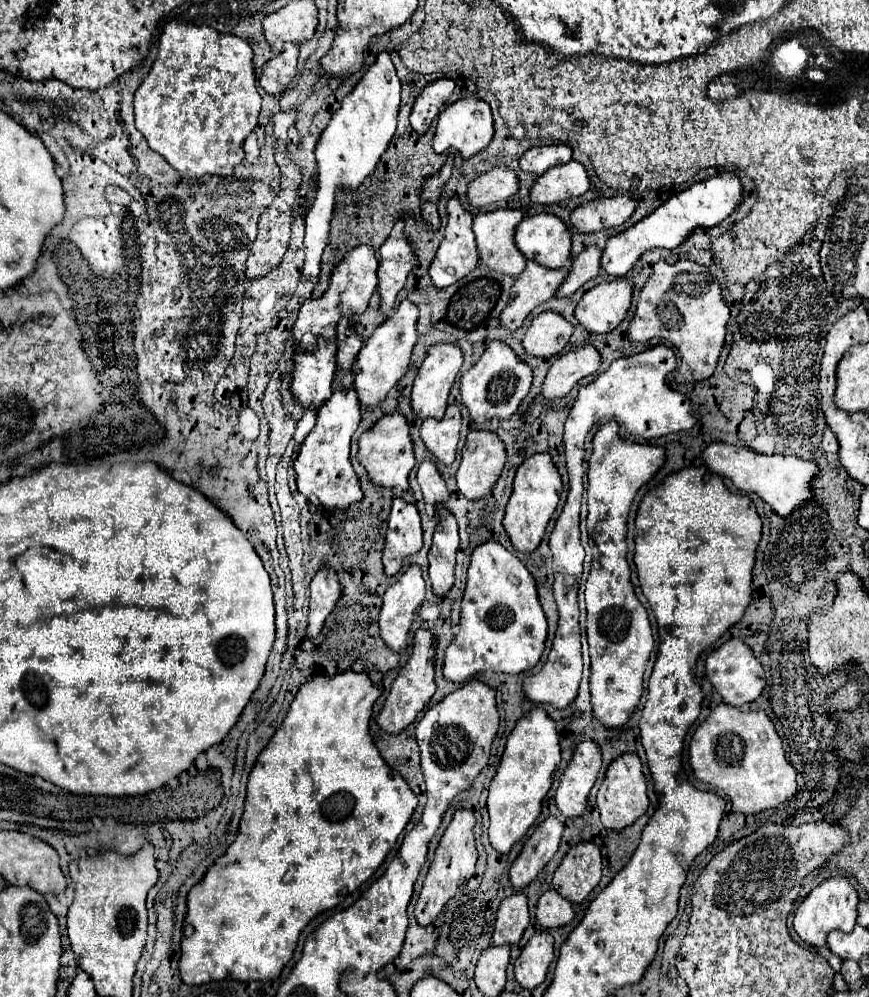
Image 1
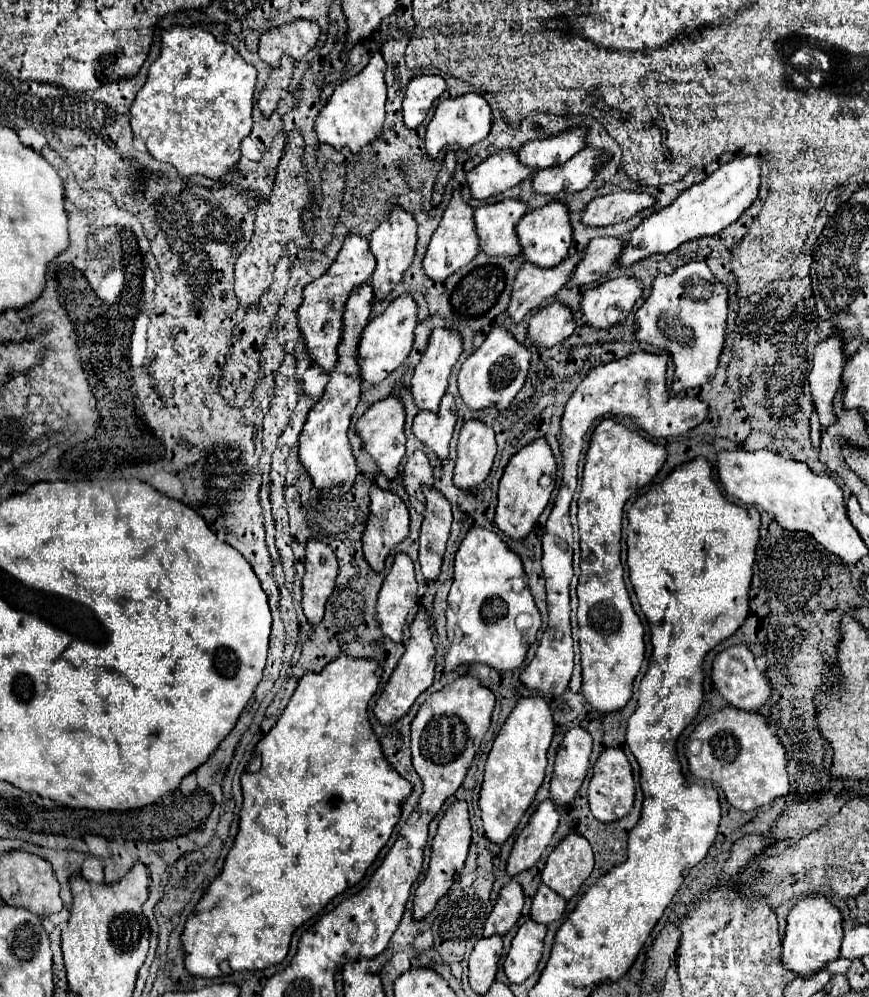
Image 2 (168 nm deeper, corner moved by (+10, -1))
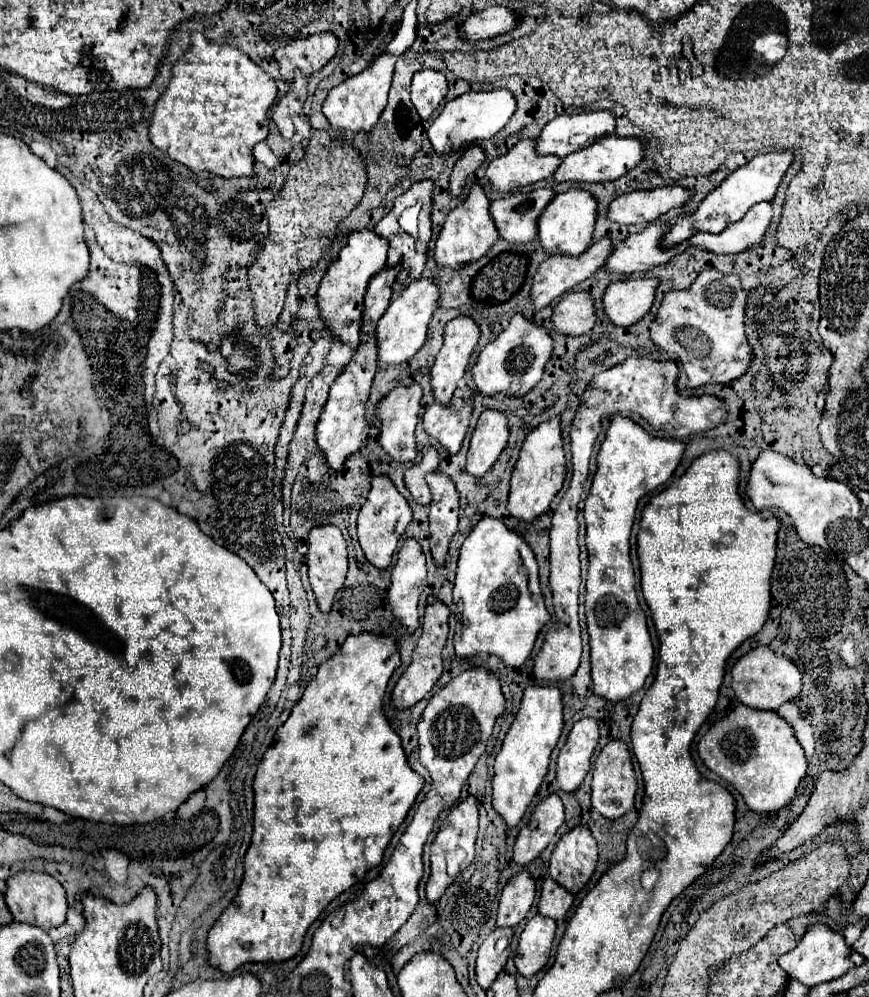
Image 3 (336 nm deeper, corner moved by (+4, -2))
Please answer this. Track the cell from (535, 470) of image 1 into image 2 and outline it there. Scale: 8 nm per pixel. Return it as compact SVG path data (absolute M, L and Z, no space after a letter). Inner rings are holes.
M538 438L530 444L526 444L522 450L518 450L510 458L510 462L504 468L504 474L500 478L496 526L512 540L522 540L534 528L540 512L544 512L544 508L550 500L550 494L554 490L554 478L556 478L556 460L554 460L554 454L552 454L546 438Z

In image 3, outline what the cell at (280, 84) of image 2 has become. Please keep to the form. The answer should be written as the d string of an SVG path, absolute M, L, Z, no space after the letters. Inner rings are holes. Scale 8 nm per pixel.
M296 69L294 81L288 85L286 95L278 101L278 105L274 107L274 113L272 113L272 121L278 125L280 135L284 139L292 139L292 135L294 135L294 125L290 121L290 115L298 115L302 111L302 105L306 101L306 93L308 93L306 77Z

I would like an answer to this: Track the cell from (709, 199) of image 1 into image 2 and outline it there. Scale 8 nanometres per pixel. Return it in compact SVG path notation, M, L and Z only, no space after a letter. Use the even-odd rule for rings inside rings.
M744 156L728 164L722 164L704 182L698 182L688 190L684 190L670 206L644 218L642 224L630 232L618 266L632 266L634 262L640 262L652 254L672 252L688 240L696 240L702 236L716 236L720 230L736 222L758 198L762 164L764 160L760 156Z

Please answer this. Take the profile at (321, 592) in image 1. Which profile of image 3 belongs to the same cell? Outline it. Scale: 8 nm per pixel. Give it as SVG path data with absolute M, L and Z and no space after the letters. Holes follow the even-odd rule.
M314 527L308 537L310 585L322 613L330 613L336 591L346 579L346 543L338 527Z

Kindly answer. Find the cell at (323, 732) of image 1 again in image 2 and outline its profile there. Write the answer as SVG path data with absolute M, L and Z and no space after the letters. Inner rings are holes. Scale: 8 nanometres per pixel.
M340 654L338 658L334 658L322 672L306 672L302 676L302 680L298 682L298 688L294 690L288 706L284 708L284 712L278 718L278 722L274 724L274 728L258 742L262 768L254 774L248 774L248 772L242 774L244 806L240 812L240 830L238 830L236 842L224 862L222 874L210 884L208 892L202 896L200 904L196 906L196 912L188 918L184 934L182 934L182 944L186 950L186 970L190 974L203 978L214 978L226 974L226 968L230 972L240 972L240 970L264 970L268 966L280 964L288 954L294 930L300 924L304 924L306 920L310 920L312 916L316 916L334 896L344 892L348 886L358 884L364 878L370 864L376 860L380 848L388 842L394 826L400 820L402 804L406 802L406 798L412 792L412 784L408 780L404 780L392 768L392 764L388 764L388 760L382 752L382 746L368 722L368 702L378 690L382 672L384 672L384 668L378 662L368 660L368 658L350 658L346 654Z

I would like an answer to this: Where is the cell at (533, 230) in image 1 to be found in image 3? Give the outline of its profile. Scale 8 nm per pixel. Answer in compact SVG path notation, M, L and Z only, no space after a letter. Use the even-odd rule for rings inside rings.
M570 189L566 193L556 195L538 219L538 239L542 249L552 255L566 255L576 257L588 249L592 243L592 231L596 221L596 199L582 189Z

